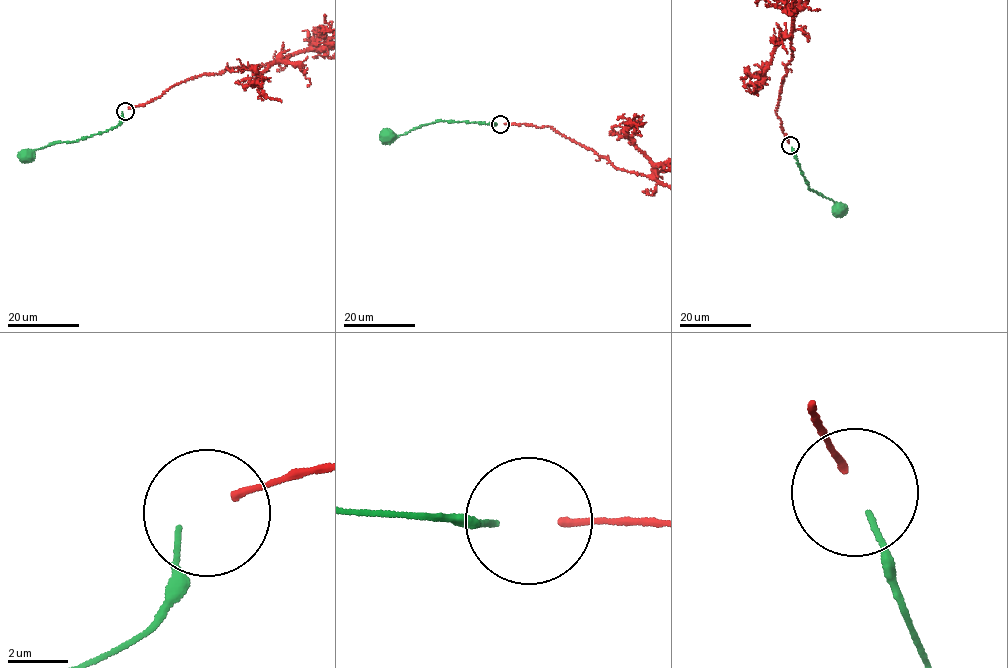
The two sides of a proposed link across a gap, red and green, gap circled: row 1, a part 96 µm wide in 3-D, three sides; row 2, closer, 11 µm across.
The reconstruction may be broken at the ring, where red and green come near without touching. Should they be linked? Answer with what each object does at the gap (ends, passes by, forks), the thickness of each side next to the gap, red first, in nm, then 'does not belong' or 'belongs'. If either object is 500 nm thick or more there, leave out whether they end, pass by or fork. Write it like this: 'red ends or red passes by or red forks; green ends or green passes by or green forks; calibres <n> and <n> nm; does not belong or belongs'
red ends; green ends; calibres 240 and 180 nm; belongs

